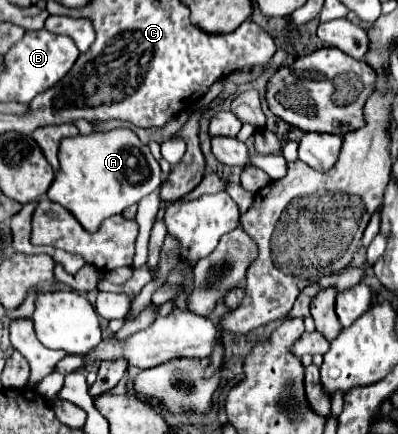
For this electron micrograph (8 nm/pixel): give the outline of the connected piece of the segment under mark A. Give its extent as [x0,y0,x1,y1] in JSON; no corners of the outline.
[48,129,160,231]

